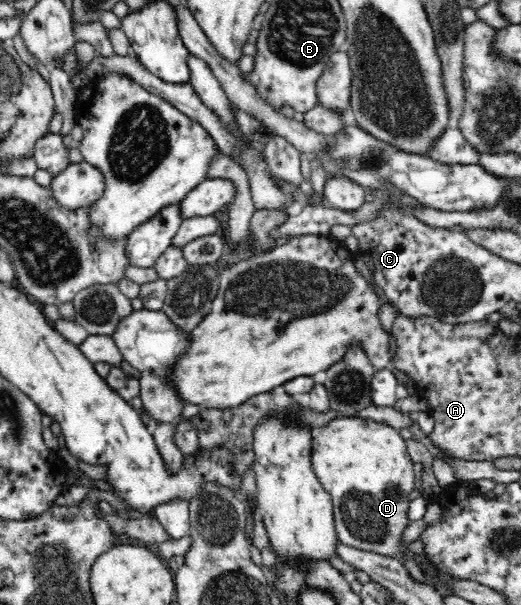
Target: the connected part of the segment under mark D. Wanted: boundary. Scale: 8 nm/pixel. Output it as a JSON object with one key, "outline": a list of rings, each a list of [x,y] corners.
{"outline":[[[338,417],[318,430],[311,442],[312,470],[324,490],[331,495],[340,544],[404,562],[410,545],[404,540],[404,530],[412,523],[411,511],[408,510],[412,499],[408,497],[416,487],[412,466],[414,462],[406,450],[406,442],[399,430],[370,419]]]}

